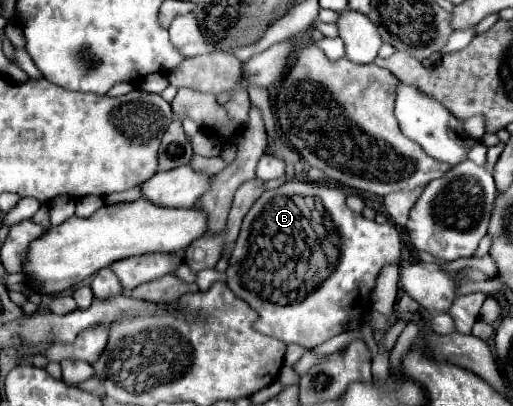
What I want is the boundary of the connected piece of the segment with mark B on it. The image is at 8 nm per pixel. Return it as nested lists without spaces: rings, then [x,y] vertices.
[[[289,179],[281,187],[265,191],[243,219],[241,233],[229,259],[227,285],[259,313],[253,325],[259,333],[287,345],[297,343],[311,349],[343,333],[351,319],[361,317],[369,309],[369,295],[379,271],[387,263],[397,263],[399,255],[401,237],[395,225],[379,225],[363,215],[355,215],[345,205],[345,193],[341,189]]]

